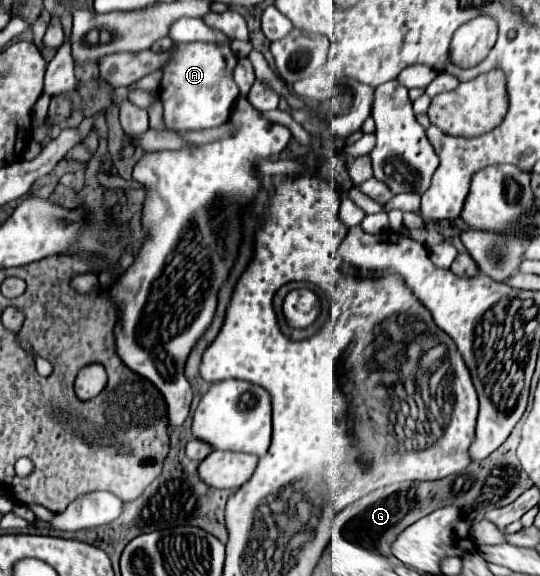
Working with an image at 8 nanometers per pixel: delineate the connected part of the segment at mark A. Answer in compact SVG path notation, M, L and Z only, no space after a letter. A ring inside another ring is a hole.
M204 41L174 45L172 53L174 59L166 65L164 75L170 75L174 95L160 95L164 105L164 125L172 131L198 131L224 125L230 117L232 103L238 97L238 87L232 79L232 71L238 63L237 55L228 45Z

